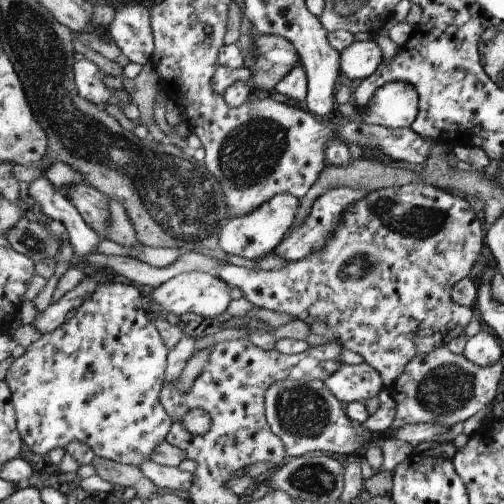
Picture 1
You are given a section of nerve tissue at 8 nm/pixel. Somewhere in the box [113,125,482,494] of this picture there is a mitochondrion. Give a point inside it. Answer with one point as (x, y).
(301, 411)

